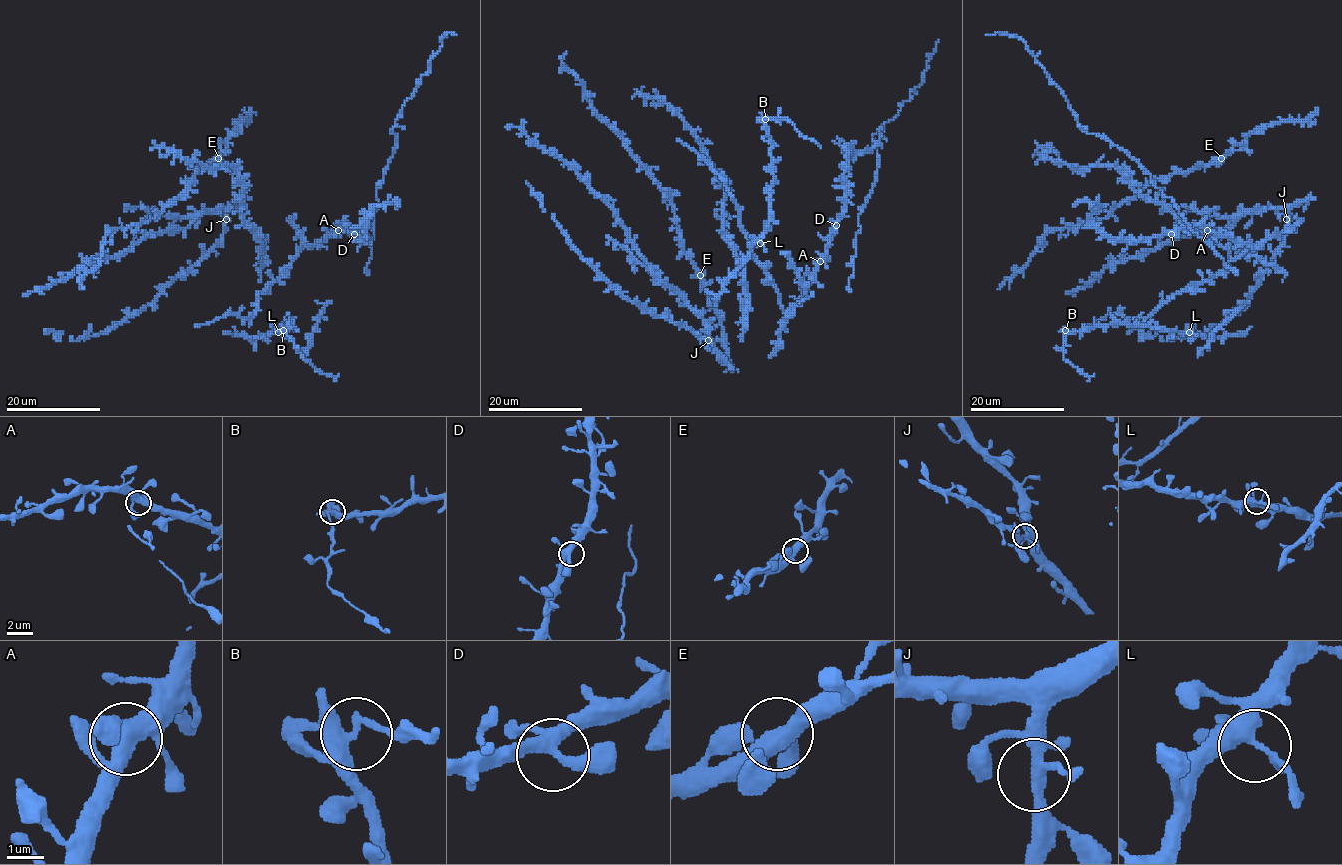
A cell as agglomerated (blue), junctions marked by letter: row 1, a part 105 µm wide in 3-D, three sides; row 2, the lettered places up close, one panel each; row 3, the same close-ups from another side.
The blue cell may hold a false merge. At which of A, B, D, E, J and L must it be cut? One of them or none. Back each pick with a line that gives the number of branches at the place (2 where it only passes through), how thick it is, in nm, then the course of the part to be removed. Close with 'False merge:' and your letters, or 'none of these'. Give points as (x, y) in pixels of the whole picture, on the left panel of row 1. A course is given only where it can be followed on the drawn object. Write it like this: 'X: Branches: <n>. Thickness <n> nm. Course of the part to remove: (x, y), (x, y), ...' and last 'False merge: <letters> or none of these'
B: Branches: 5. Thickness 320 nm. Course of the part to remove: (284, 331), (303, 357), (323, 373), (335, 377), (339, 374)
False merge: B

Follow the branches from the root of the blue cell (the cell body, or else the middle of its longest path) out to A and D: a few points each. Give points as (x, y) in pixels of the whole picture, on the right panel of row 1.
A: (1295, 226), (1286, 227), (1259, 244), (1236, 242), (1206, 231)
D: (1295, 226), (1286, 227), (1259, 244), (1236, 242), (1198, 226), (1183, 226), (1171, 234)

